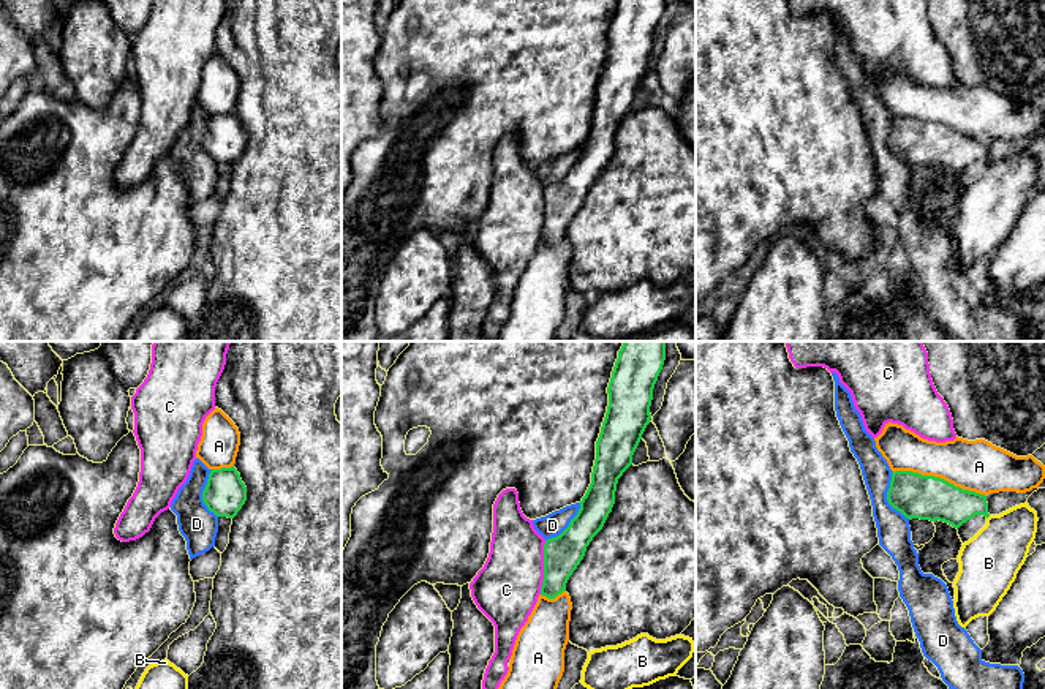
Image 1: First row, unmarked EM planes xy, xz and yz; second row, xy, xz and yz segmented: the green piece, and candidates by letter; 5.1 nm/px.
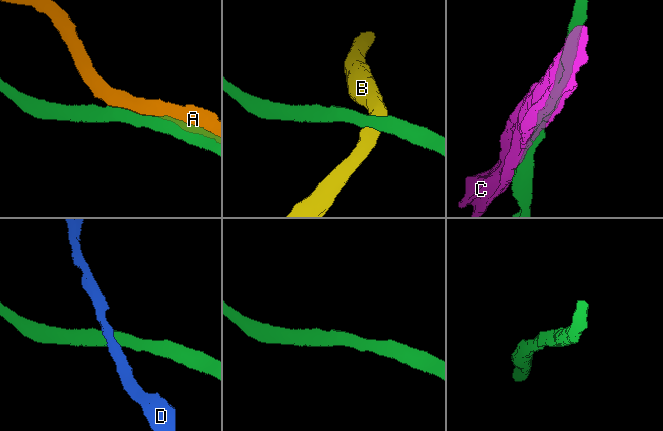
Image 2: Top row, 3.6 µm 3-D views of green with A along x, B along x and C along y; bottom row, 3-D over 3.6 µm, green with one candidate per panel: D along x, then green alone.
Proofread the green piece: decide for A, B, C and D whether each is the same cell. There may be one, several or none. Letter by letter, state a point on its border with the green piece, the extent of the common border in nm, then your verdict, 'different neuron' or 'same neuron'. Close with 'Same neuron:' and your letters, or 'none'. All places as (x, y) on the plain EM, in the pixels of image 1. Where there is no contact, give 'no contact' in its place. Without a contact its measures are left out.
A: contact yz (939, 124); length 480 nm; different neuron
B: no contact; different neuron
C: contact xz (544, 214); length 280 nm; different neuron
D: contact yz (887, 144); length 260 nm; different neuron
Same neuron: none

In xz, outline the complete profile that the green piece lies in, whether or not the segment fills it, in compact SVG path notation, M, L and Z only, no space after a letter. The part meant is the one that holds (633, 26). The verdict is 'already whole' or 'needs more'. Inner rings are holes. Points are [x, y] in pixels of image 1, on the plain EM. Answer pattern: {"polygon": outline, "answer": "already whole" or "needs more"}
{"polygon": "M618 0L607 33L609 52L596 87L591 130L577 161L556 183L544 190L541 242L555 245L602 175L615 150L618 125L632 111L632 101L650 70L653 35L666 0Z", "answer": "already whole"}

